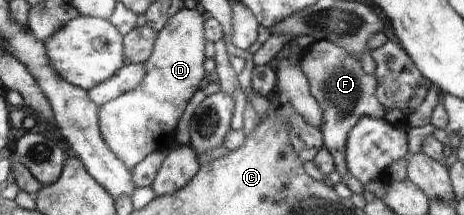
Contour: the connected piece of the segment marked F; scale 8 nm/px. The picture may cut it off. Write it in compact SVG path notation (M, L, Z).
M330 40L314 41L303 48L299 68L306 75L310 94L324 114L324 120L320 126L323 134L323 146L331 152L335 170L342 178L341 182L346 184L354 194L362 194L364 192L363 184L360 184L348 172L345 150L348 132L360 118L384 119L385 108L378 102L375 95L378 84L375 73L364 72L360 60L354 54L348 54L344 48L332 44Z

